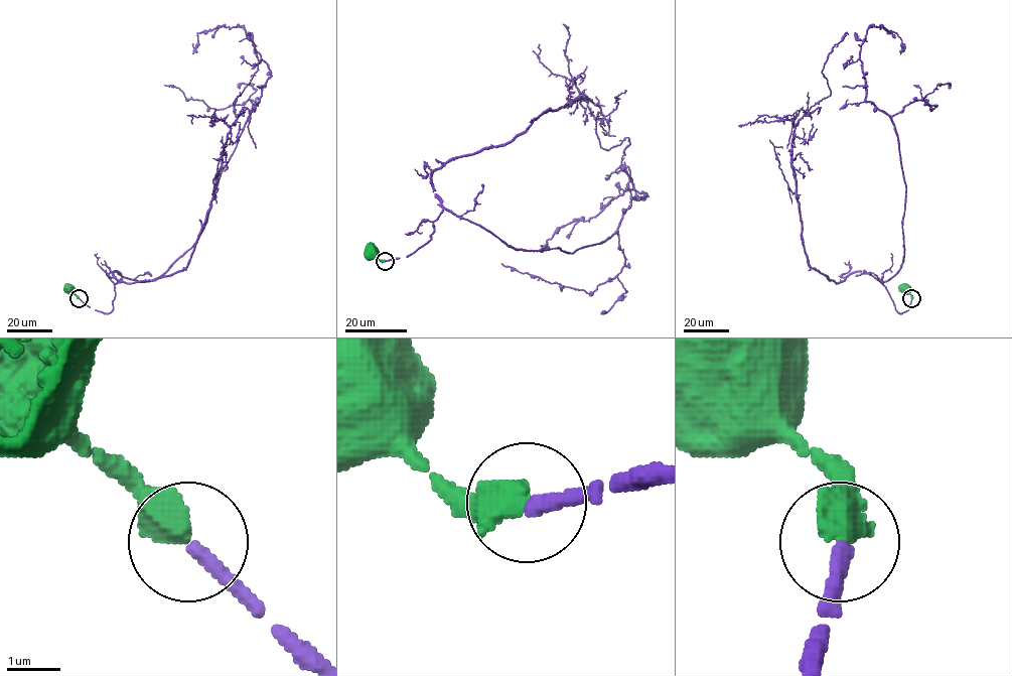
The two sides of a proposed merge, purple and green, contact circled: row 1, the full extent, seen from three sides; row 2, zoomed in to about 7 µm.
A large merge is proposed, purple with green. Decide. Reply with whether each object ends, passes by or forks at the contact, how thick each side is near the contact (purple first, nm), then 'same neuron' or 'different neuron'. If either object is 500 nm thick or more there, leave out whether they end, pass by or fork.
280/600 nm | same neuron

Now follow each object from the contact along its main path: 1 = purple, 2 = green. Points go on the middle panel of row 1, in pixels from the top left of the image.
1: (385, 260), (425, 244), (444, 210), (515, 248), (573, 253), (603, 242), (645, 194), (627, 189), (540, 250)
2: (385, 260), (372, 255)

